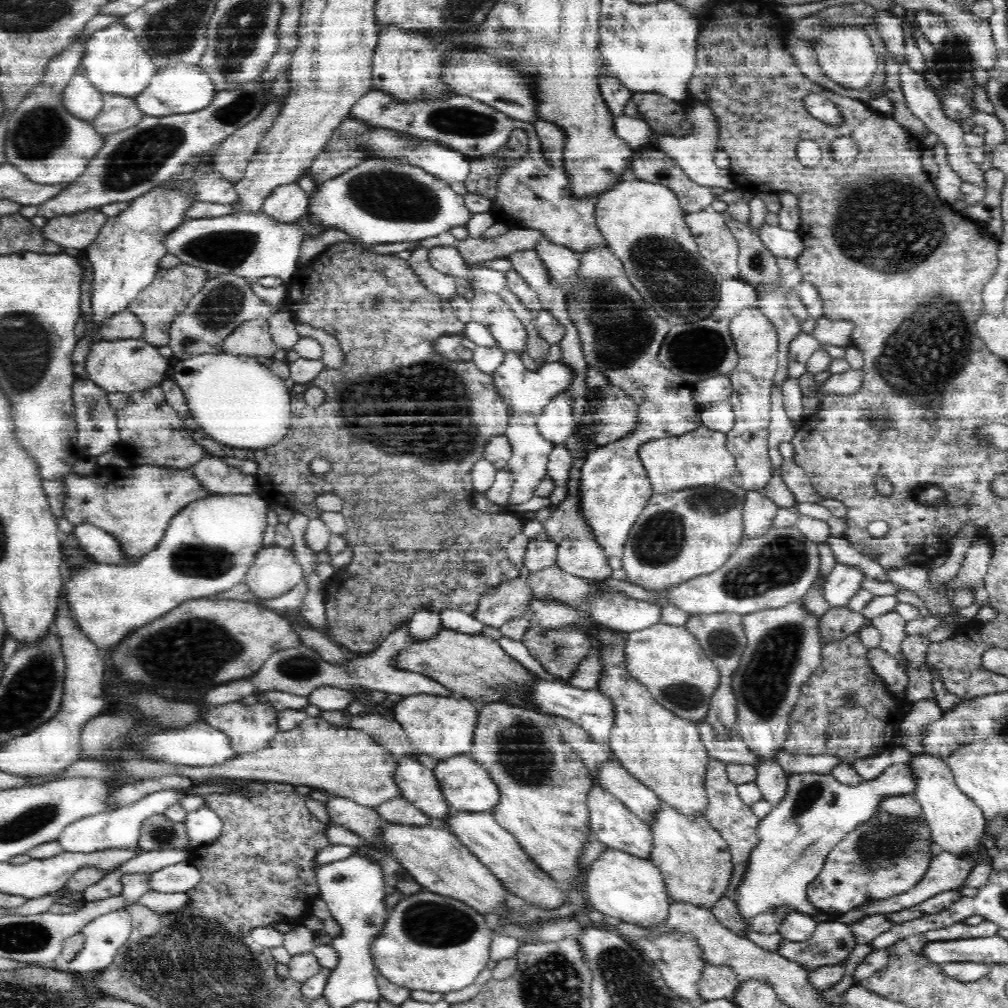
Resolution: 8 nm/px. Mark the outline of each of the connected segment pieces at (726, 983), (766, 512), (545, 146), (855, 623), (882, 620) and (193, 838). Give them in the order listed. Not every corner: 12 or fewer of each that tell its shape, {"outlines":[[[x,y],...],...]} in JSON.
{"outlines":[[[707,963],[697,982],[705,1001],[734,996],[730,967]],[[747,491],[744,539],[772,527],[778,508],[763,491]],[[547,120],[534,123],[545,162],[560,166],[565,135]],[[845,606],[819,618],[825,643],[859,632],[865,616]],[[895,610],[871,619],[880,647],[906,668],[900,644],[907,621]],[[205,804],[184,824],[192,848],[208,845],[223,830]]]}

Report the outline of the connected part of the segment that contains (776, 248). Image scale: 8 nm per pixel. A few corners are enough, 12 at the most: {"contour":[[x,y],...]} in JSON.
{"contour":[[765,223],[758,237],[775,258],[804,250],[796,231]]}

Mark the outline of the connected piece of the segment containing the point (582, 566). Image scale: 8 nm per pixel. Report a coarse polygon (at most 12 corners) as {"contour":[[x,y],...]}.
{"contour":[[576,433],[566,498],[542,527],[558,545],[554,564],[604,580],[612,567],[580,515],[581,468],[590,452]]}

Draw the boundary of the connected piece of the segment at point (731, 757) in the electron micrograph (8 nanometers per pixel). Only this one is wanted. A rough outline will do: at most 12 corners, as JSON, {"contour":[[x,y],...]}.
{"contour":[[705,721],[695,724],[709,757],[758,766],[761,758],[734,732],[721,738]]}

